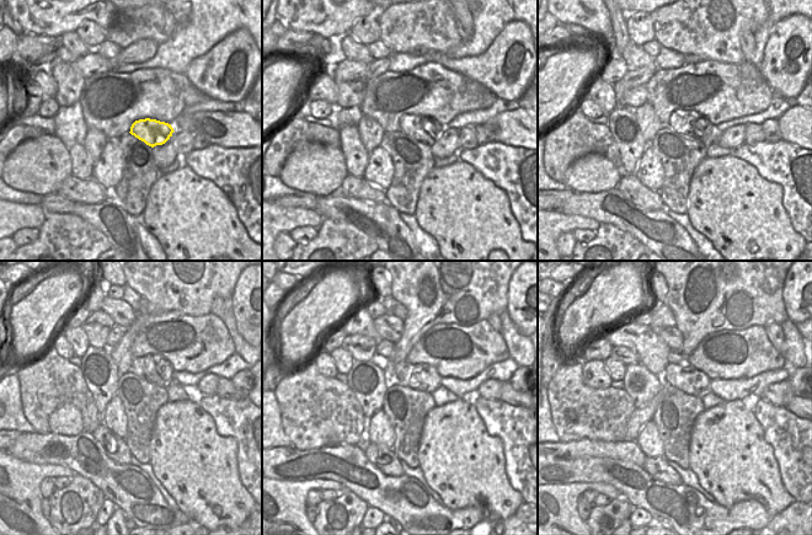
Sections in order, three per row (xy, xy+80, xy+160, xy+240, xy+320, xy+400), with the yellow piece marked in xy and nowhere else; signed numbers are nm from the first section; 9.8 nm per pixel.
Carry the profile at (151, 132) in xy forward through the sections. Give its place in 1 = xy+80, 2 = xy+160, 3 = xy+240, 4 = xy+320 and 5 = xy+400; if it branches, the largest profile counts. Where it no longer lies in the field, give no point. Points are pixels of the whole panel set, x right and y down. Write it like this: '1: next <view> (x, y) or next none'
1: next xy+80 (425, 129)
2: next xy+160 (684, 122)
3: next xy+240 (127, 388)
4: next xy+320 (406, 378)
5: next xy+400 (678, 376)

